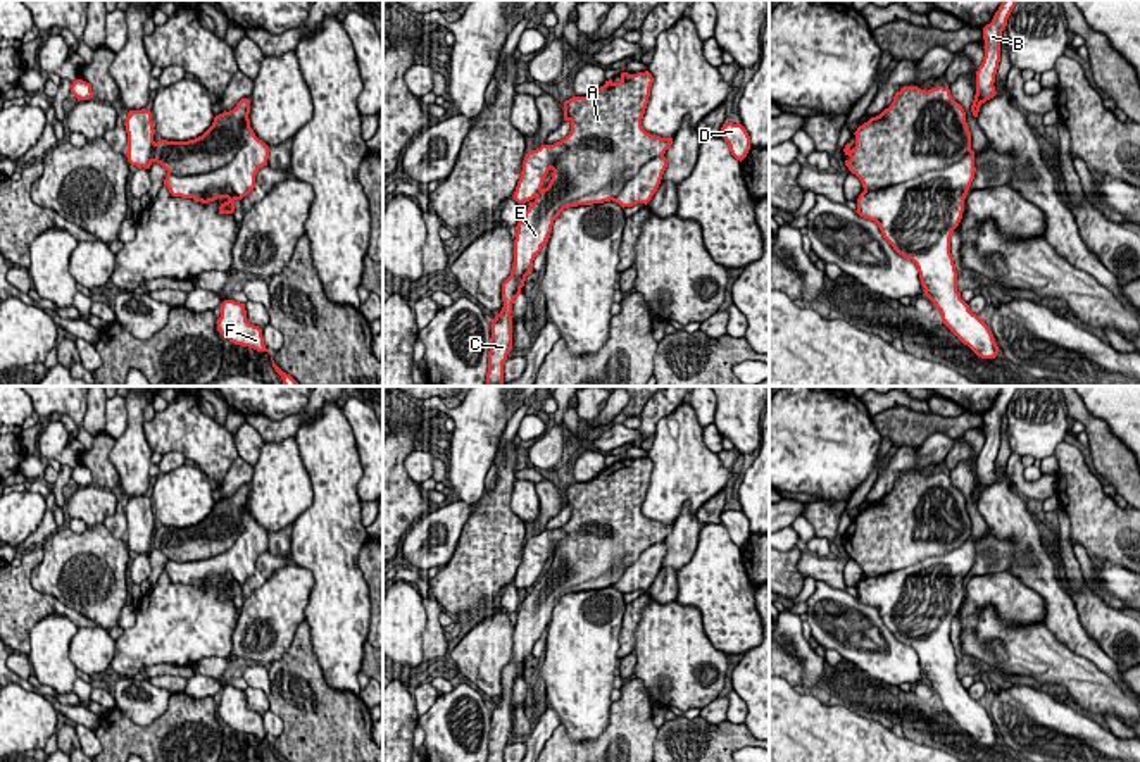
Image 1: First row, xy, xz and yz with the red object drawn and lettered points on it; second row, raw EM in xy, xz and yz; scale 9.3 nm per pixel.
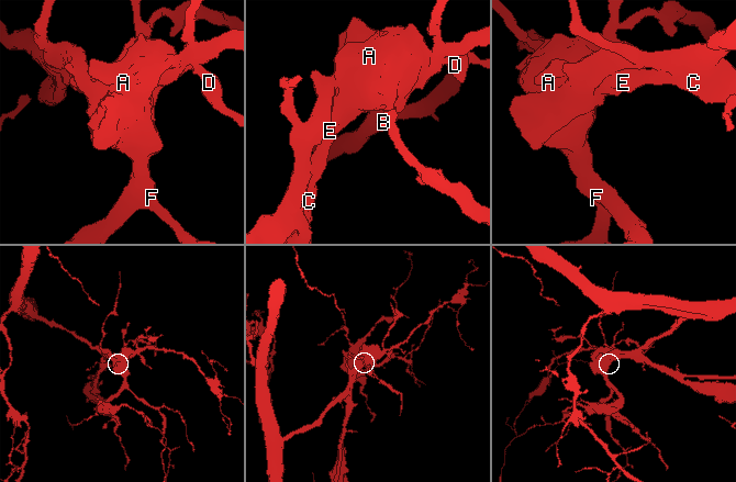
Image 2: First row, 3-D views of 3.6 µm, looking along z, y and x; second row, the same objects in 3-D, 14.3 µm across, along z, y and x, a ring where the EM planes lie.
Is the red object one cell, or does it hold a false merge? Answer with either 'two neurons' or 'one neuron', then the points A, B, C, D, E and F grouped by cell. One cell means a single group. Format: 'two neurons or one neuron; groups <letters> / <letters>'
two neurons; groups A C E / B D F

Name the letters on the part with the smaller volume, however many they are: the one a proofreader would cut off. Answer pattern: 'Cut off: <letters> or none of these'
Cut off: A, C, E

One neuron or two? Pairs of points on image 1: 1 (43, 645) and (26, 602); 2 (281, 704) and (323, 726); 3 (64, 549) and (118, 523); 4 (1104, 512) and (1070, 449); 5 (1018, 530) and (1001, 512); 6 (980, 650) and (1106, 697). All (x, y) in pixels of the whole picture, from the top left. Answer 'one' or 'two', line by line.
1: two
2: one
3: two
4: one
5: one
6: one

